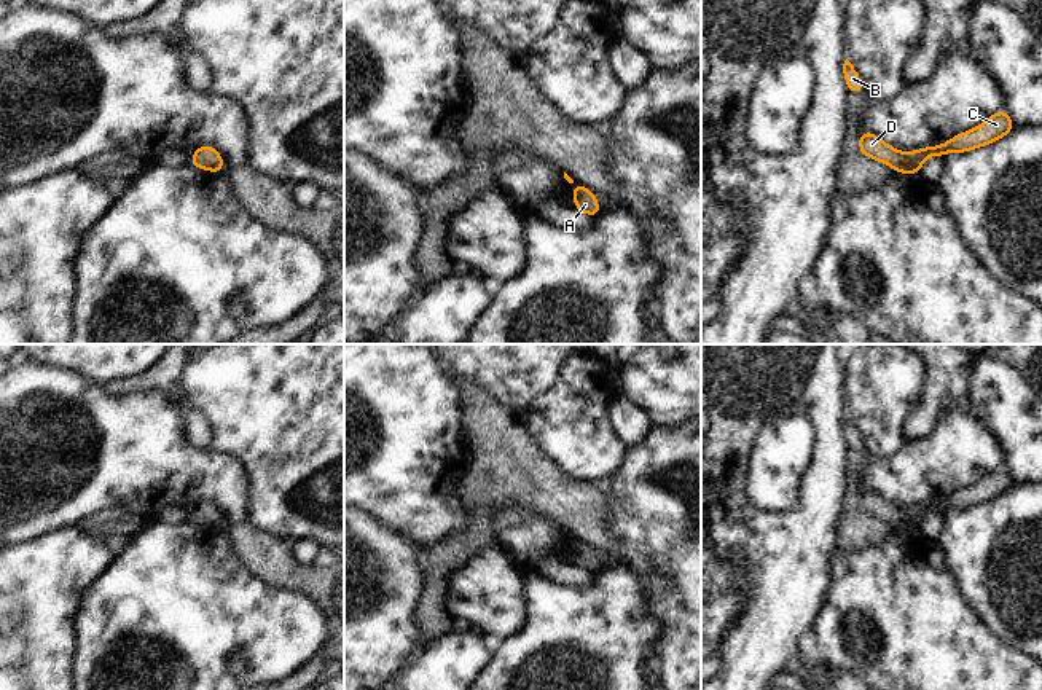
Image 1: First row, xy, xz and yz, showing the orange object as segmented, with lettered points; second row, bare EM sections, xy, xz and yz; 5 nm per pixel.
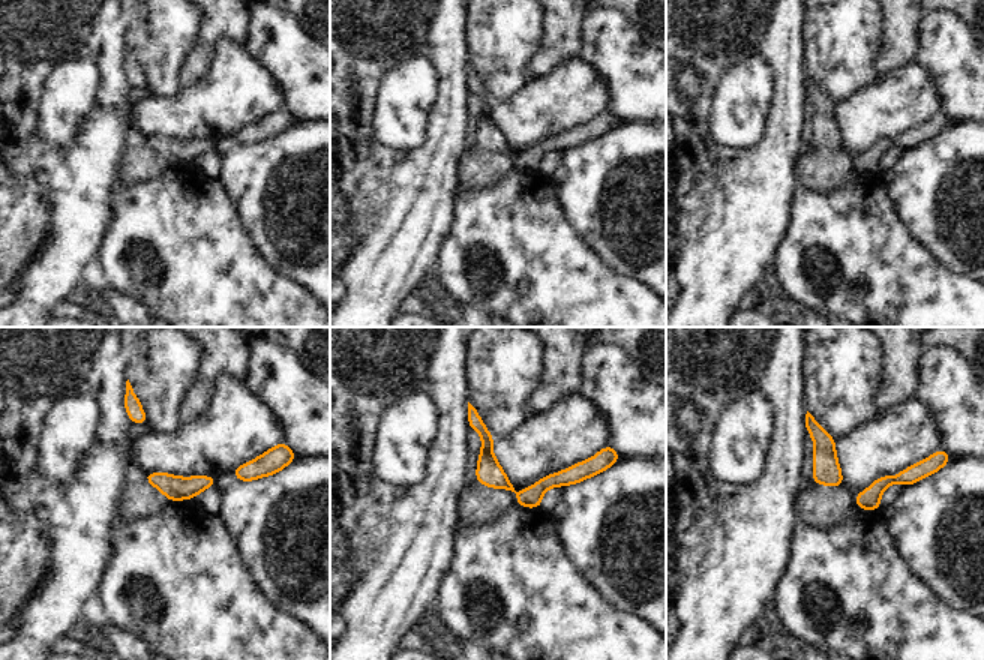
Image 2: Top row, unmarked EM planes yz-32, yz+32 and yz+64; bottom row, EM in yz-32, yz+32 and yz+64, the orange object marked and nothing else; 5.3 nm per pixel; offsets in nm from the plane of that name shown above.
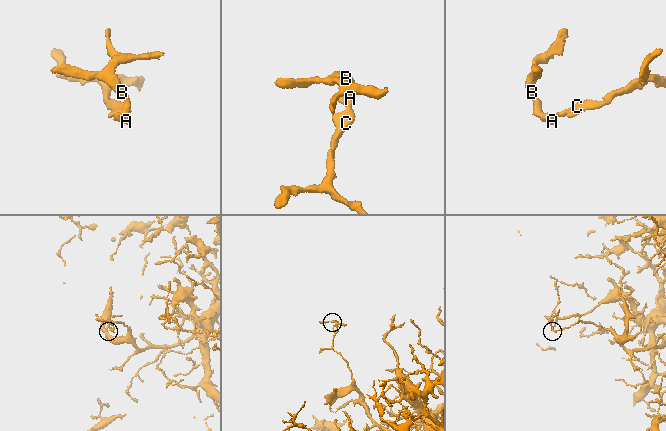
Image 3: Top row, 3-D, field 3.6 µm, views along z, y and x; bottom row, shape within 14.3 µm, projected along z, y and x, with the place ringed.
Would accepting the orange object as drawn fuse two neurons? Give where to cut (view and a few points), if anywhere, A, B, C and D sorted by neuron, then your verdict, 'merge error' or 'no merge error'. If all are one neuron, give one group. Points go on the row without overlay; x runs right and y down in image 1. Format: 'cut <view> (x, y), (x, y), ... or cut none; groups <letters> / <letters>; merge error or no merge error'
cut yz (932, 504), (926, 513), (904, 520), (896, 528); groups A C / B D; merge error

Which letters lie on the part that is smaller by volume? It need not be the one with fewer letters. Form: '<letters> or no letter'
B, D

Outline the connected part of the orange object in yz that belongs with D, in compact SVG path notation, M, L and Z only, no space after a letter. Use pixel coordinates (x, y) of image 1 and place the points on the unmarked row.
M862 488L859 492L859 508L867 515L887 521L895 529L903 521L918 519L919 516L927 515L930 507L932 504L923 504L910 510L902 510L870 488Z

